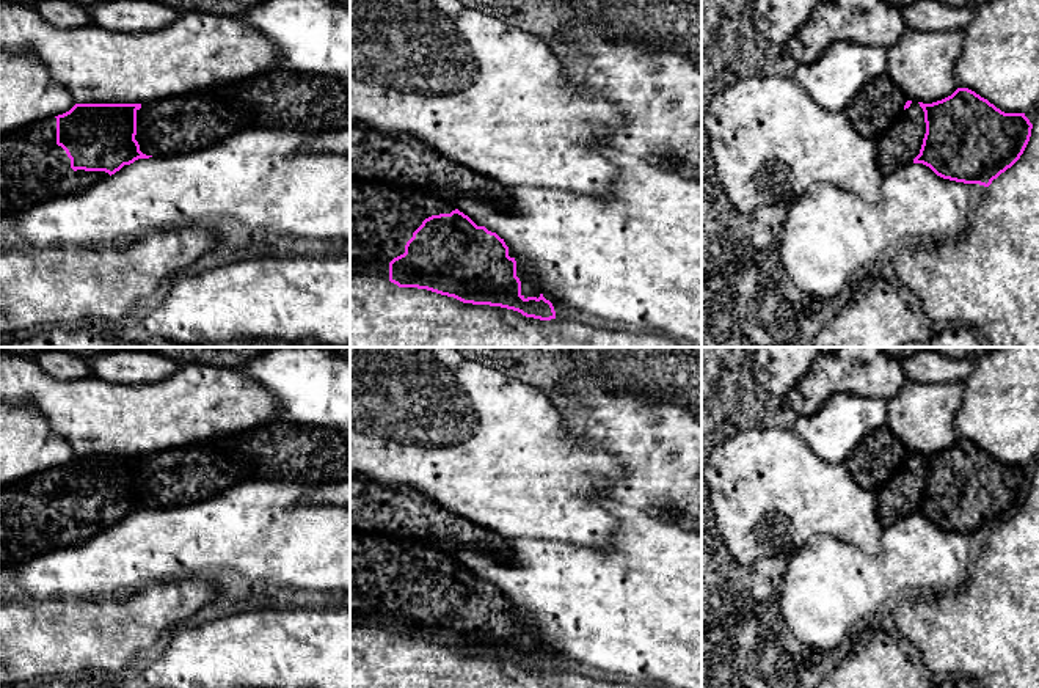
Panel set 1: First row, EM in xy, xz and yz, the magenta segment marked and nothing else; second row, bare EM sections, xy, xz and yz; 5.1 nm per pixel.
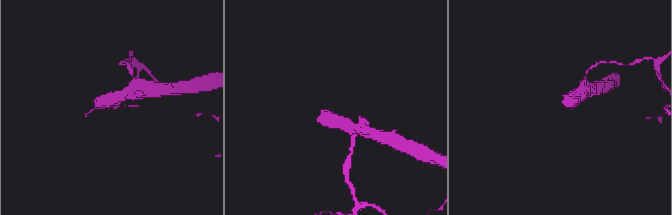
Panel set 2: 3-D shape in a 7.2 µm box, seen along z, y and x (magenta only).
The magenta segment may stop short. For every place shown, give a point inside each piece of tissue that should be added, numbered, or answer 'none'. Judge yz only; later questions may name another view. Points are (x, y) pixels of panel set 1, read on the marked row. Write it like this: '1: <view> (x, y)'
1: yz (975, 190)

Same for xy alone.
1: xy (33, 168)

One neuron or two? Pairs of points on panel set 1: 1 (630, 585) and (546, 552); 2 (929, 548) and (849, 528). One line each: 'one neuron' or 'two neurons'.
1: one neuron
2: two neurons

